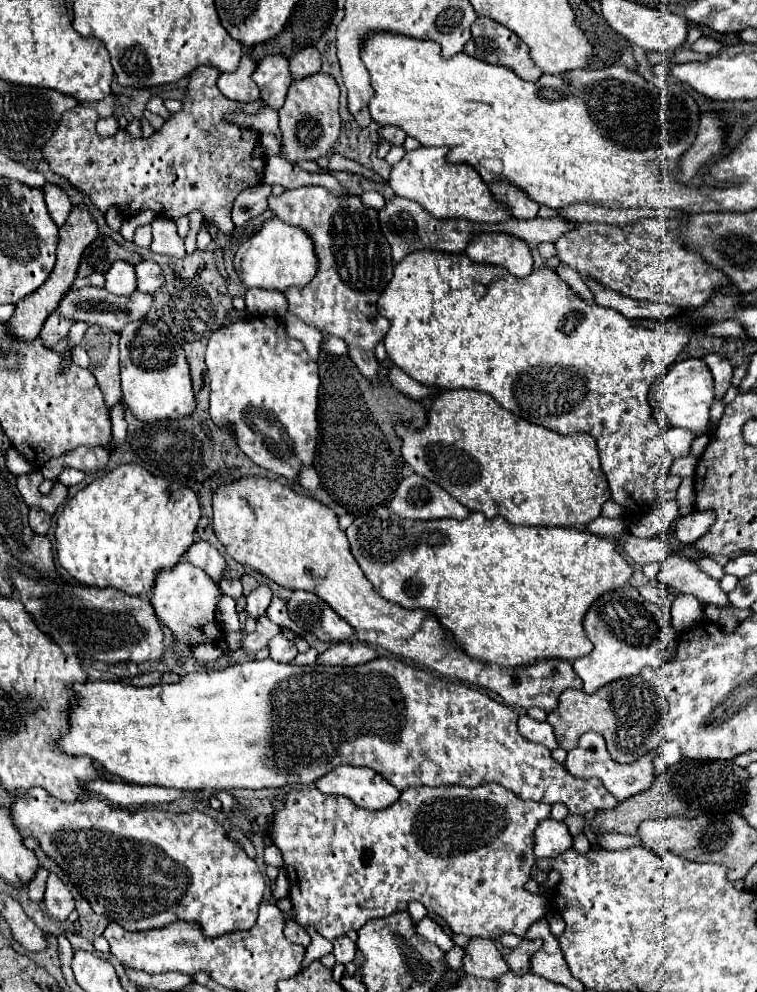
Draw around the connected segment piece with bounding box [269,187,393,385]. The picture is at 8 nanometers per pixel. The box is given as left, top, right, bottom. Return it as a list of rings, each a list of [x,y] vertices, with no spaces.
[[[301,187],[285,191],[279,197],[271,195],[269,207],[279,219],[303,227],[311,235],[319,257],[319,269],[313,281],[305,287],[291,287],[285,291],[289,313],[325,335],[341,337],[349,345],[349,357],[363,377],[379,385],[381,367],[373,355],[373,347],[383,341],[389,321],[377,313],[375,303],[393,277],[393,261],[391,247],[379,233],[377,211],[365,207],[357,195],[339,199],[325,187]]]

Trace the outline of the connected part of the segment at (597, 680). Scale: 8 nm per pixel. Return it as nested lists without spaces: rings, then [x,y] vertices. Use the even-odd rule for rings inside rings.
[[[631,585],[597,597],[585,613],[583,629],[595,645],[589,655],[573,661],[575,673],[583,679],[585,693],[595,693],[611,681],[639,675],[643,667],[659,667],[675,655],[677,647],[677,633],[671,625],[671,609],[643,599]]]

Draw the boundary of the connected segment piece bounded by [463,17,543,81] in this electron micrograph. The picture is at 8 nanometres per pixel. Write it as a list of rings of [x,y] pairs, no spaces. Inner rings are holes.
[[[479,17],[473,23],[471,39],[463,51],[485,63],[507,67],[523,81],[537,81],[543,75],[543,71],[531,61],[523,41],[519,41],[519,37],[507,27],[487,17]]]

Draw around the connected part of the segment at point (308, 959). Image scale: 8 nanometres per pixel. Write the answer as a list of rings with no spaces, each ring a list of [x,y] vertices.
[[[309,927],[307,931],[309,931],[309,935],[311,935],[311,945],[307,947],[305,959],[303,959],[303,963],[301,963],[301,971],[305,971],[315,959],[321,959],[321,957],[325,957],[325,955],[329,955],[329,953],[333,951],[331,941],[327,941],[327,939],[321,937],[319,933],[315,933],[313,927]]]

